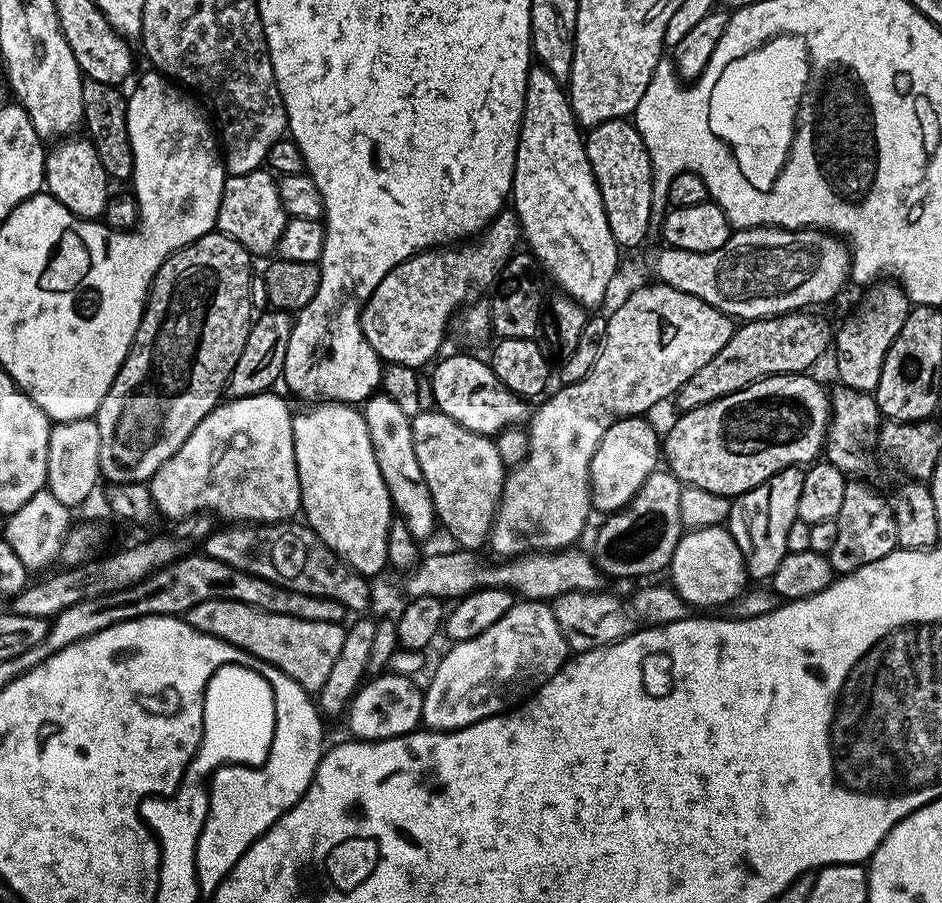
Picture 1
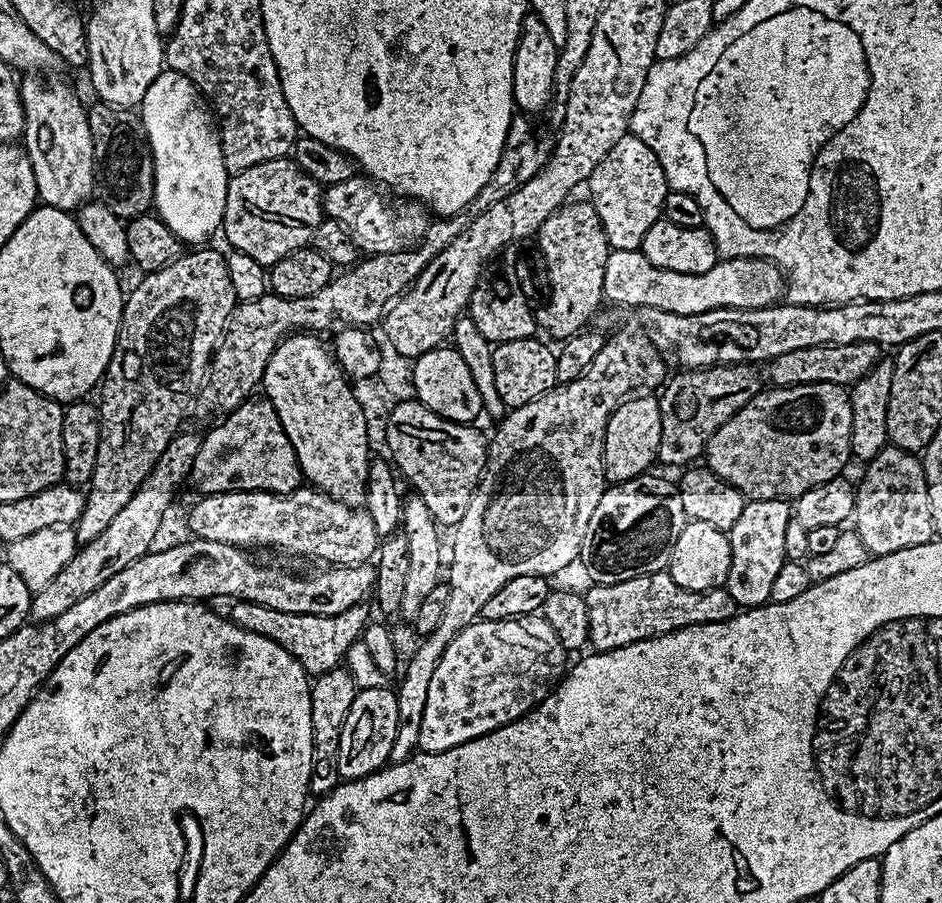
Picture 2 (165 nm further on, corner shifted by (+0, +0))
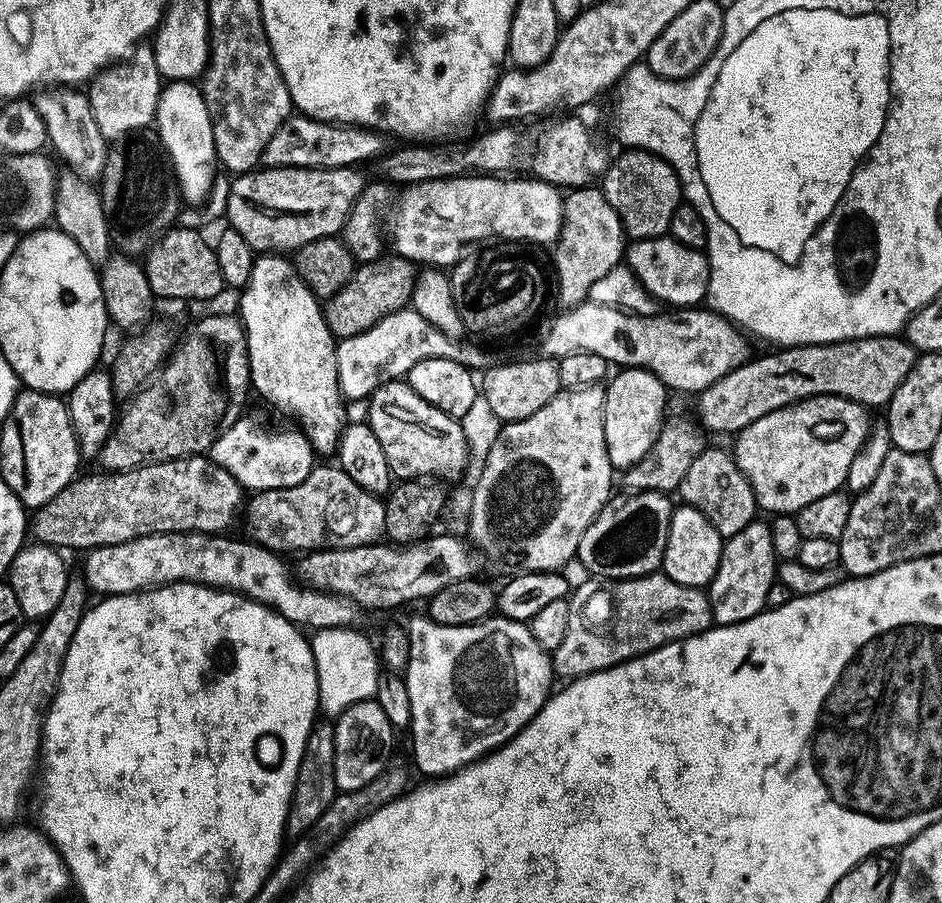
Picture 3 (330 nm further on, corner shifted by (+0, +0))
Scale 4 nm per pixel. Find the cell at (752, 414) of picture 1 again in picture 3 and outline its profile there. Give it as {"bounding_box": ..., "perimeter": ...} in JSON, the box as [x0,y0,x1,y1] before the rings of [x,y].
{"bounding_box":[734,396,870,514],"perimeter":[[[811,396],[799,404],[782,406],[743,428],[735,437],[734,455],[736,465],[754,490],[757,505],[768,514],[795,514],[802,506],[810,506],[810,502],[818,502],[826,494],[841,491],[848,479],[850,462],[854,462],[854,454],[858,454],[868,436],[870,419],[864,412],[867,412],[865,405],[855,404],[845,396]]]}

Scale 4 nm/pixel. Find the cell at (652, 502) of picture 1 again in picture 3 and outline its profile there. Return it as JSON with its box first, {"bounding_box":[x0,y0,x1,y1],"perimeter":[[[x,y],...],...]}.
{"bounding_box":[576,492,674,581],"perimeter":[[[632,492],[624,494],[628,496],[613,495],[604,508],[596,515],[594,522],[582,534],[582,542],[578,546],[576,556],[578,564],[588,571],[587,575],[592,578],[599,578],[601,581],[609,580],[632,580],[635,576],[653,575],[663,565],[664,551],[668,541],[668,531],[672,521],[674,504],[671,504],[669,497],[663,492]]]}

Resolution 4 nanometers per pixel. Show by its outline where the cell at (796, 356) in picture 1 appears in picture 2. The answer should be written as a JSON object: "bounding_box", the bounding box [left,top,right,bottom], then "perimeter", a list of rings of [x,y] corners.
{"bounding_box":[656,364,762,466],"perimeter":[[[721,364],[718,368],[693,368],[677,371],[677,376],[667,381],[659,393],[660,417],[662,418],[662,434],[660,445],[656,451],[659,463],[680,464],[688,466],[705,455],[708,439],[716,433],[730,418],[734,418],[736,411],[753,396],[762,391],[760,376],[757,369],[750,364]]]}

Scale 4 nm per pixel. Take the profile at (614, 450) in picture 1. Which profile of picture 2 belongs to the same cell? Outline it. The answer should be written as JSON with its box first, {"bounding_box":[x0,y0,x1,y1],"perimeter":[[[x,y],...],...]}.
{"bounding_box":[604,394,662,485],"perimeter":[[[636,394],[622,401],[610,414],[604,431],[604,478],[609,485],[621,484],[635,476],[645,475],[657,459],[662,418],[660,402],[652,394]]]}

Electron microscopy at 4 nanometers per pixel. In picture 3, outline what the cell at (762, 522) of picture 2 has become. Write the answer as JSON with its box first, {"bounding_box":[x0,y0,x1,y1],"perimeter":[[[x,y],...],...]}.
{"bounding_box":[706,523,778,625],"perimeter":[[[750,523],[723,541],[718,570],[706,588],[708,599],[712,601],[712,618],[717,625],[737,624],[763,612],[766,594],[770,594],[770,586],[777,583],[778,557],[772,529],[767,523],[760,523]]]}

